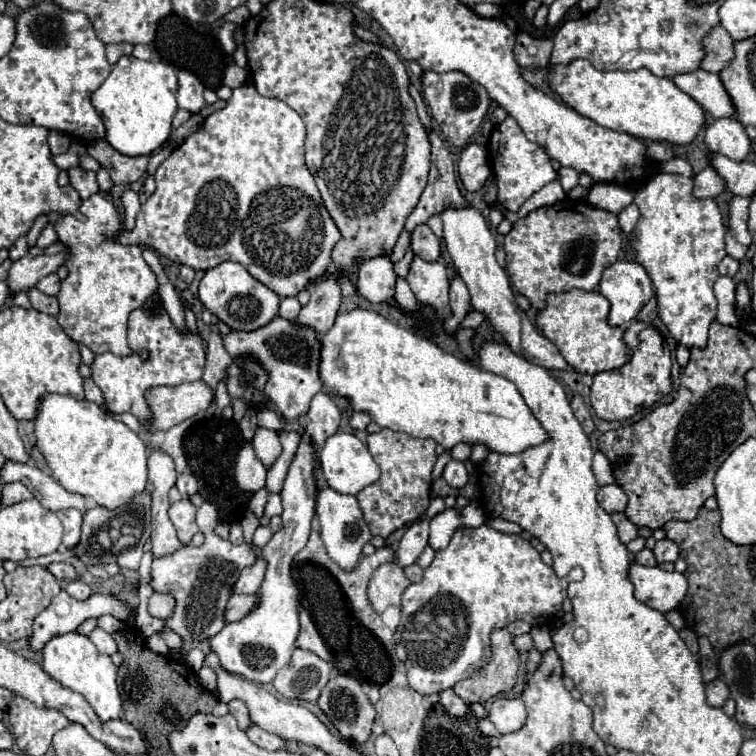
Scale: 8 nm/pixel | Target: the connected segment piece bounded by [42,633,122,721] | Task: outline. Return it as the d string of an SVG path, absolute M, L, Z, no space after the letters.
M80 633L56 635L44 645L42 655L44 655L44 663L42 663L44 671L56 681L60 681L64 687L80 693L94 707L100 721L110 721L120 717L122 699L116 687L116 665L108 655L100 655L94 643L86 635Z

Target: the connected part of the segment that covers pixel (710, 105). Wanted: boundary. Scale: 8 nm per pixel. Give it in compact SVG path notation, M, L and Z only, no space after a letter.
M698 69L694 73L678 75L674 77L674 83L688 93L692 99L696 99L712 117L732 117L736 113L734 103L724 89L722 79L716 73L708 73L704 69Z

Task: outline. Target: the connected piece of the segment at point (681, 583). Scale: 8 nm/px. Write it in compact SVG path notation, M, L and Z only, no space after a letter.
M636 561L630 563L628 579L634 585L634 597L660 613L676 609L688 589L688 581L682 573L668 573L660 567L646 567Z

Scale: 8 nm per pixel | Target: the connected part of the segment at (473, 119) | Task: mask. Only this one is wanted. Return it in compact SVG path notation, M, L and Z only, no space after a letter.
M424 71L422 87L424 87L424 101L426 101L428 109L432 111L430 115L438 123L444 139L454 147L464 147L466 141L474 135L478 125L482 123L482 119L490 107L490 97L488 97L486 89L460 71L450 71L450 73Z

